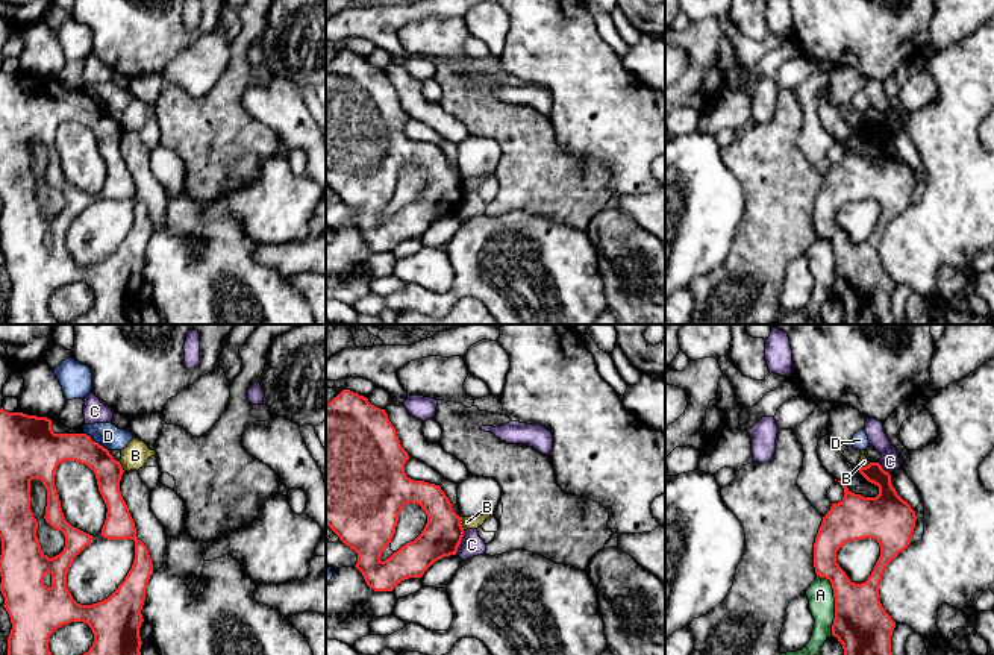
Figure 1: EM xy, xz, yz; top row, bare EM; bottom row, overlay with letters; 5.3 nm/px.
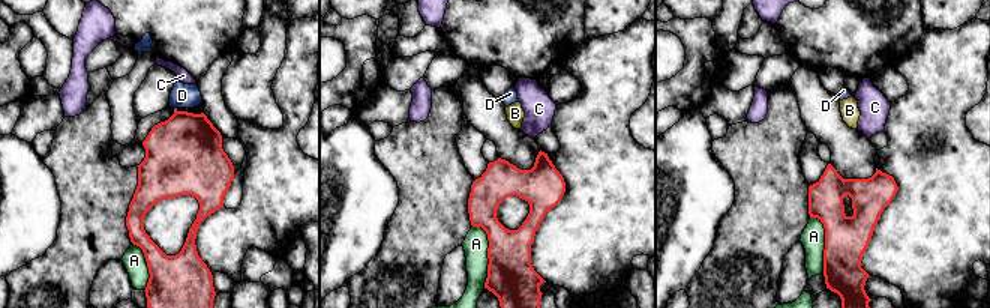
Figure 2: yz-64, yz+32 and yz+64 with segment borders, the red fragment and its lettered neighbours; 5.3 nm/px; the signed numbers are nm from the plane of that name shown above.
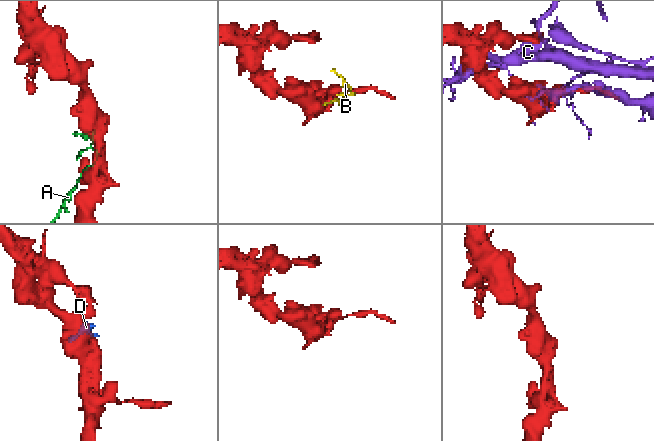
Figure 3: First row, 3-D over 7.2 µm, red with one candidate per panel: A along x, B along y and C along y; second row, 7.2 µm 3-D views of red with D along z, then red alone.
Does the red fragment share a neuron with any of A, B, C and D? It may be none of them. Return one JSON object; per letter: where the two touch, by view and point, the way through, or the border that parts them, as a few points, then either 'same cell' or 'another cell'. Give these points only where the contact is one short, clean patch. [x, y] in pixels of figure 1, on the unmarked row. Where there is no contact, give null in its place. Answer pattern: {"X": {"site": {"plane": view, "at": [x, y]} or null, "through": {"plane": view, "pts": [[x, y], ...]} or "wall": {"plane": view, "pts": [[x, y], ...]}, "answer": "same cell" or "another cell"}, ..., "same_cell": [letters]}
{"A": {"site": {"plane": "yz", "at": [835, 263]}, "answer": "another cell"}, "B": {"site": {"plane": "xz", "at": [459, 184]}, "wall": {"plane": "xz", "pts": [[461, 178], [464, 190]]}, "answer": "another cell"}, "C": {"site": {"plane": "xz", "at": [459, 203]}, "answer": "another cell"}, "D": {"site": {"plane": "xy", "at": [94, 102]}, "answer": "another cell"}, "same_cell": []}

